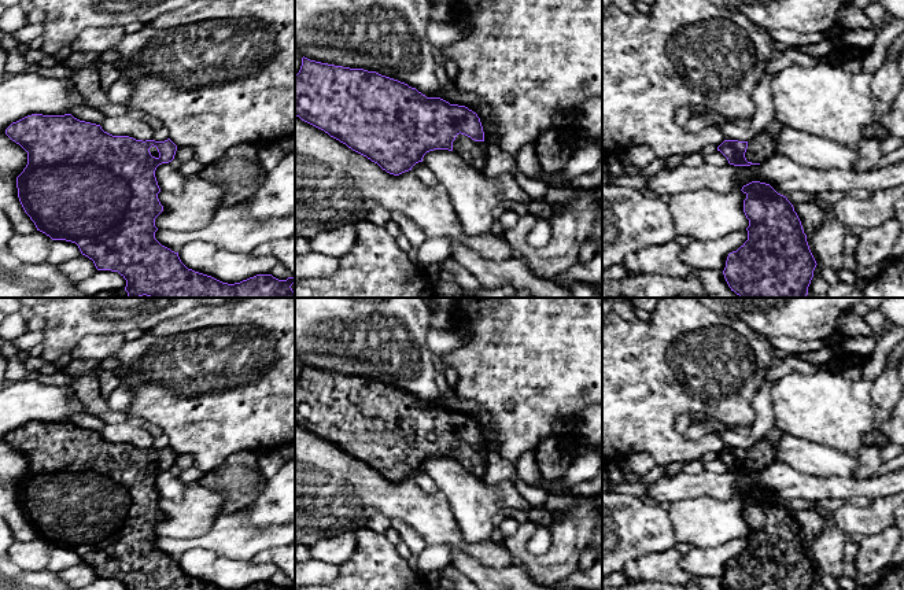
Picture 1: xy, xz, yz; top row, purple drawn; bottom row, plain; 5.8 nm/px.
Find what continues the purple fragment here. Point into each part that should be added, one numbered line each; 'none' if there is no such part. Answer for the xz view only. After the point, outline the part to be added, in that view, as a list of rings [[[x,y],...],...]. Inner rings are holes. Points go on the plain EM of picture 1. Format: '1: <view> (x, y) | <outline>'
1: xz (473, 460) | [[[460,440],[453,449],[453,458],[472,475],[477,477],[484,476],[487,467],[487,453],[484,449],[475,449]]]

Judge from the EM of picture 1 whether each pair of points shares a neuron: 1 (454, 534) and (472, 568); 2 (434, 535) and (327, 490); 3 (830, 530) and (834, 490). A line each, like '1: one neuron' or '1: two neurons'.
1: two neurons
2: one neuron
3: two neurons

